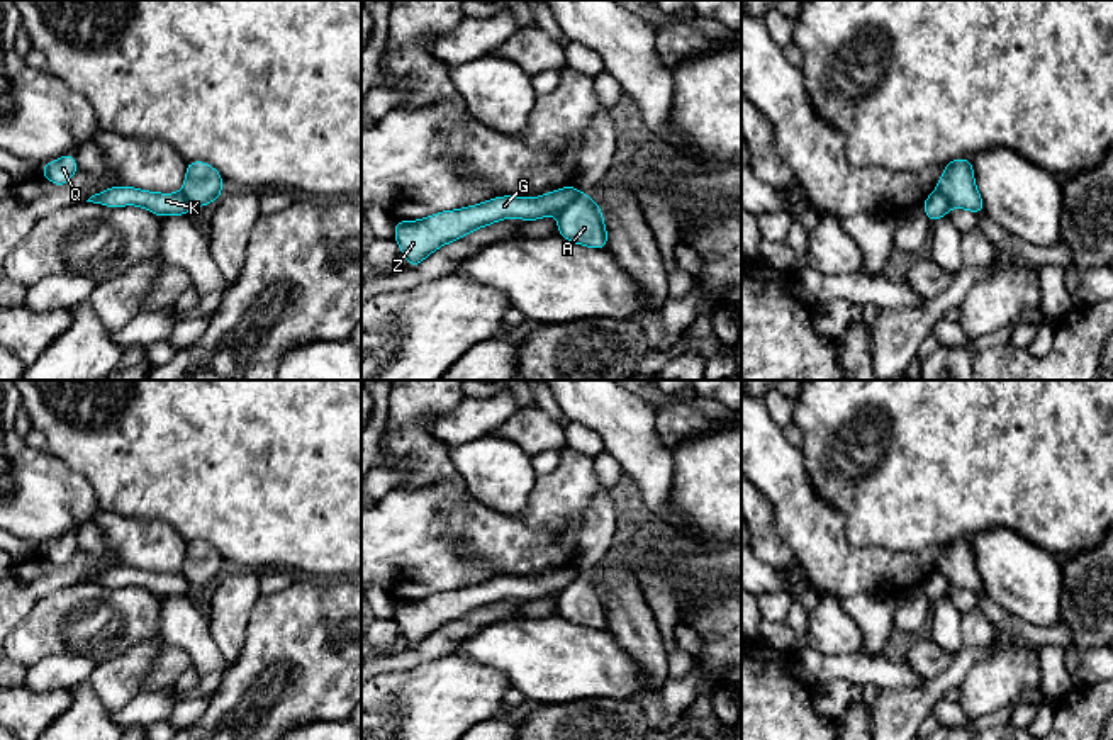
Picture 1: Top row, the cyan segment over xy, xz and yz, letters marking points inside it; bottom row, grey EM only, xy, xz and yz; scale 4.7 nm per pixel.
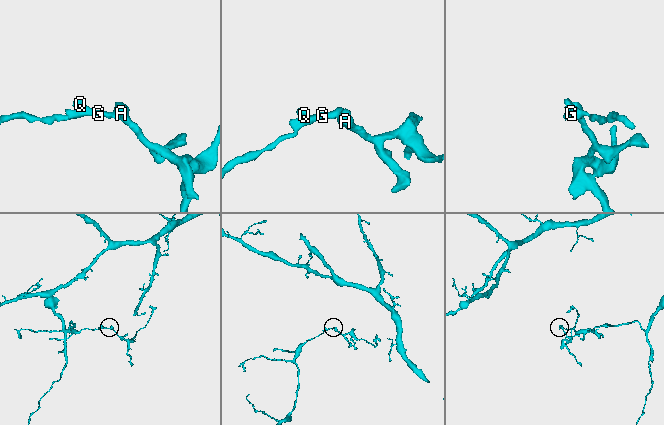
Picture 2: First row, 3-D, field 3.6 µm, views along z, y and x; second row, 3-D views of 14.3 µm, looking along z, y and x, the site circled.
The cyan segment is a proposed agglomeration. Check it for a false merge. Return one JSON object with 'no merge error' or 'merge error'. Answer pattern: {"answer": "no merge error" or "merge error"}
{"answer": "merge error"}

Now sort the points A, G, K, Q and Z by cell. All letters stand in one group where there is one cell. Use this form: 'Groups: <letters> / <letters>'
Groups: A / G K Q Z

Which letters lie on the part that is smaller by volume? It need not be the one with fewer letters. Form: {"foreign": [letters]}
{"foreign": ["A"]}

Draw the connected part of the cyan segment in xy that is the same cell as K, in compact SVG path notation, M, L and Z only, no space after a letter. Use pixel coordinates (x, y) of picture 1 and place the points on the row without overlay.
M110 567L100 574L92 575L87 582L107 586L107 587L122 587L122 586L139 586L148 589L158 597L163 596L185 596L192 591L190 582L183 574L158 574L139 570L134 567Z

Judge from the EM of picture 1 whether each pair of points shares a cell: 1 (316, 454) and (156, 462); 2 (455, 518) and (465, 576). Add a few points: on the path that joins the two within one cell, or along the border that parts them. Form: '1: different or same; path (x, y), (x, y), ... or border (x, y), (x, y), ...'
1: same; path (277, 454), (195, 454)
2: same; path (450, 532), (452, 562)

